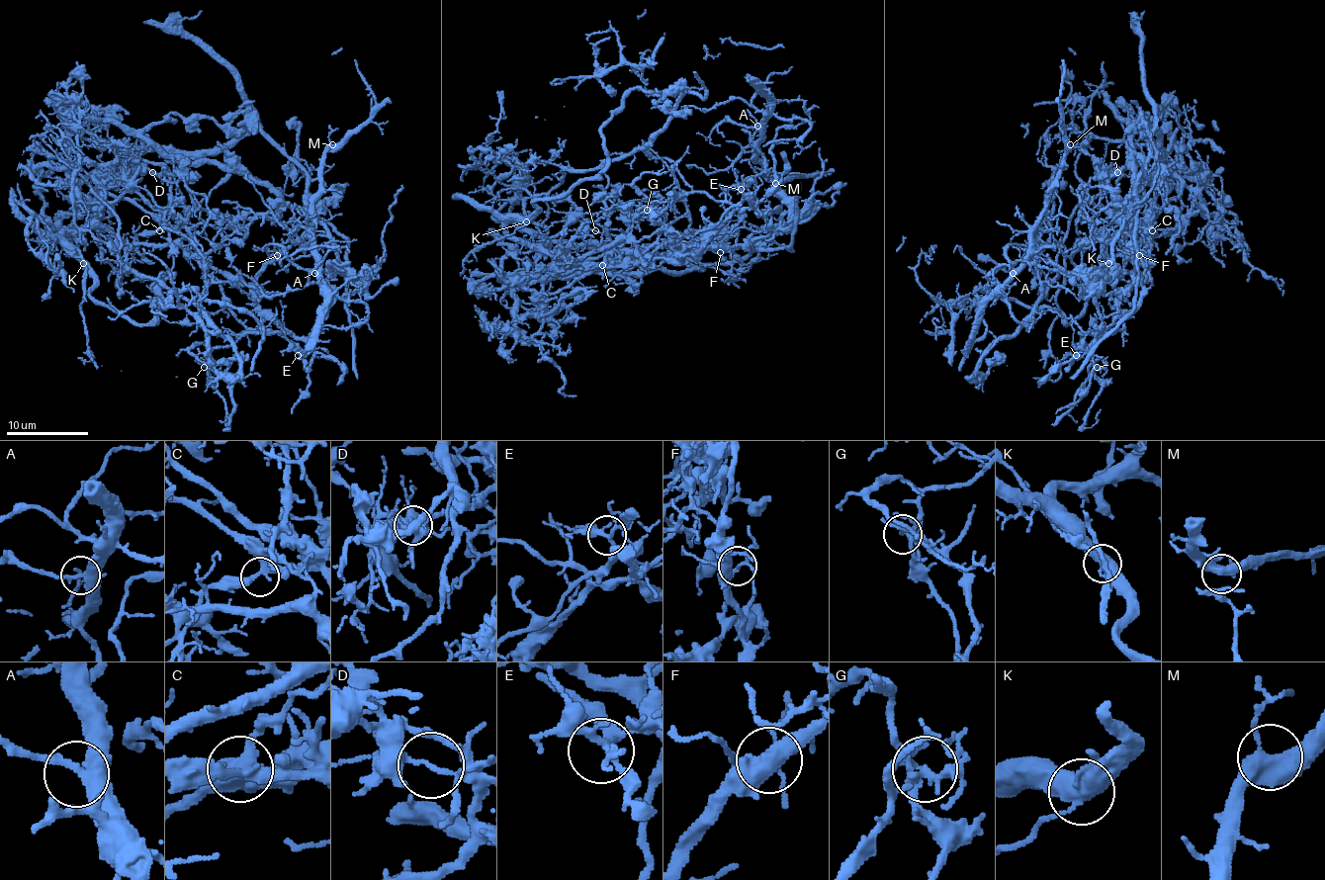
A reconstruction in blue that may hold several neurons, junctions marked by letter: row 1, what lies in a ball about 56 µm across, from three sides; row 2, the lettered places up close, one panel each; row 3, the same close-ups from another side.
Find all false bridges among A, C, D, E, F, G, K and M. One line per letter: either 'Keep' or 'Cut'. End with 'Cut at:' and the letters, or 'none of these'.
A: Keep
C: Keep
D: Cut
E: Keep
F: Keep
G: Cut
K: Cut
M: Keep
Cut at: D, G, K

